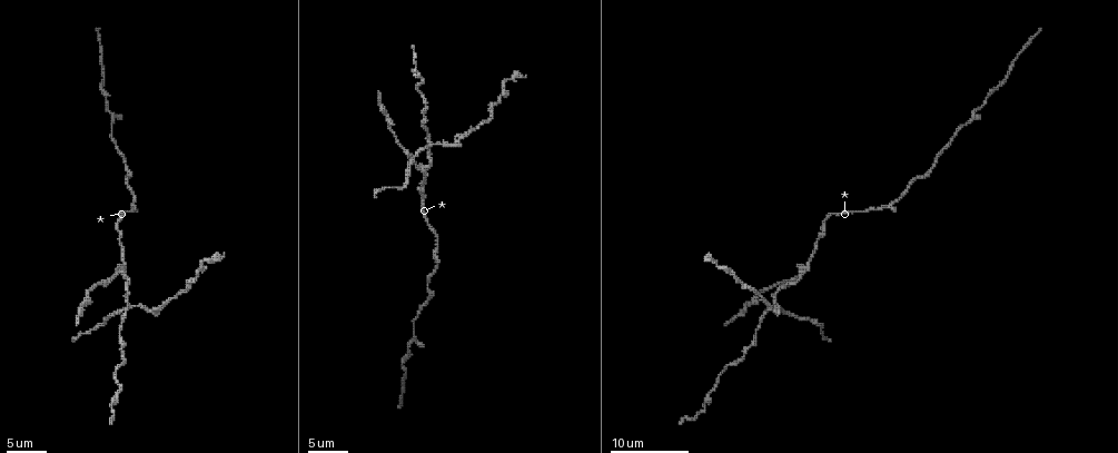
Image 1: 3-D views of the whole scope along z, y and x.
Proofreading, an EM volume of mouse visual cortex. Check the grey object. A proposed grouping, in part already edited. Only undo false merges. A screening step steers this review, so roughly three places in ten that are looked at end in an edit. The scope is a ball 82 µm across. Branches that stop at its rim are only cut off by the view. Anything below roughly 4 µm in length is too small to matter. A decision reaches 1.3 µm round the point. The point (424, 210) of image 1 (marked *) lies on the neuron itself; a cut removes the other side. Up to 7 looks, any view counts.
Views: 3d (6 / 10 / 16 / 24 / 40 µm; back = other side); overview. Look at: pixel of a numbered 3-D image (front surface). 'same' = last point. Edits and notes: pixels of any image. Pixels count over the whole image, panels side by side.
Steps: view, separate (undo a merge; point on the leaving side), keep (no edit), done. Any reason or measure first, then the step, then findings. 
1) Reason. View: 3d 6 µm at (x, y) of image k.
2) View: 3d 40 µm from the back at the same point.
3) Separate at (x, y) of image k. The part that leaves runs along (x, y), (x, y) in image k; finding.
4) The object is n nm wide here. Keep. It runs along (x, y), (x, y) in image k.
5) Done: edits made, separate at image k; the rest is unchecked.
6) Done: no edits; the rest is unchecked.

Narrows sharply. View: 3d 10 µm at (115, 225) of image 1.

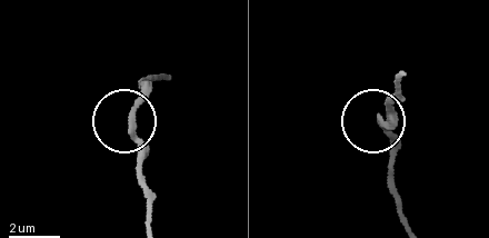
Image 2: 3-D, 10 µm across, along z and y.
Keep. It runs along (395, 189), (395, 146), (376, 121), (389, 115), (389, 101) in image 2; one neuron here.

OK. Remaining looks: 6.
Four-way junction. View: 3d 16 µm at (127, 305) of image 1.

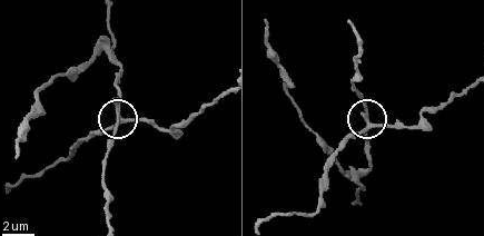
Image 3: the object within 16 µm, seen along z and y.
4 arms meet here. Separate at (358, 133) of image 3. The part that leaves runs along (367, 121), (412, 126), (472, 87) in image 3; a second neuron is stuck on.

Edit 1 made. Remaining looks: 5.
Looks like a crossing. View: 3d 10 µm at (422, 168) of image 1.

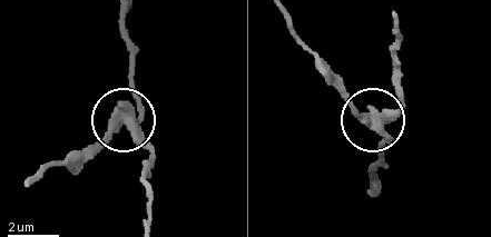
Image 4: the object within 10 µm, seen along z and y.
View: 3d 6 µm at (124, 125) of image 4.

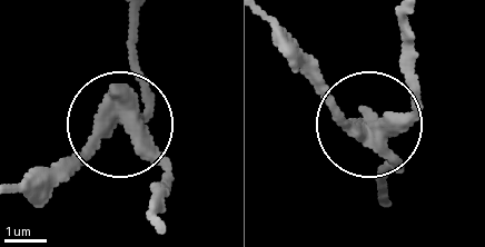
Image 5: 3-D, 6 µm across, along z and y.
Separate at (89, 152) of image 5. The part that leaves runs along (118, 111), (68, 168), (22, 179) in image 5; a second neuron is stuck on.

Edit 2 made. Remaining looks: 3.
Done: edits made, separate at image 3, separate at image 5; the rest is unchecked.

